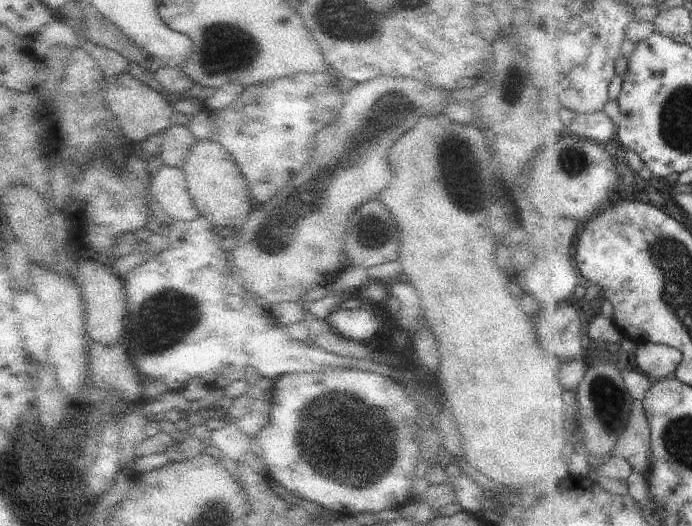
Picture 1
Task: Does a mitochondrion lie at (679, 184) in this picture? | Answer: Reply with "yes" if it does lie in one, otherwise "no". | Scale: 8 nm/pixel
no

